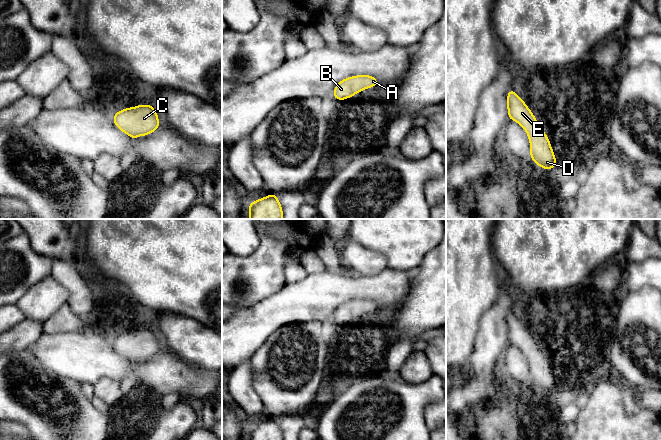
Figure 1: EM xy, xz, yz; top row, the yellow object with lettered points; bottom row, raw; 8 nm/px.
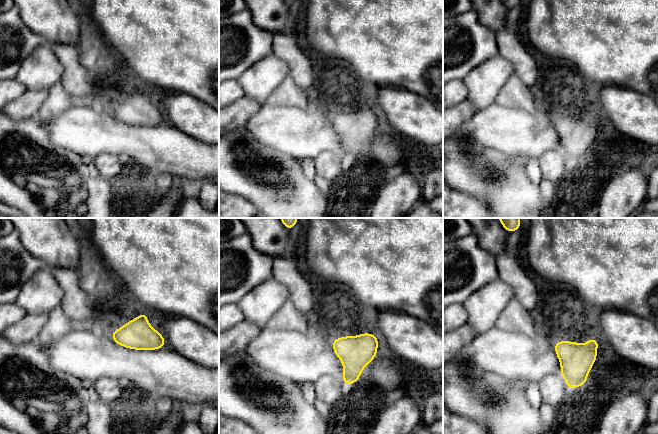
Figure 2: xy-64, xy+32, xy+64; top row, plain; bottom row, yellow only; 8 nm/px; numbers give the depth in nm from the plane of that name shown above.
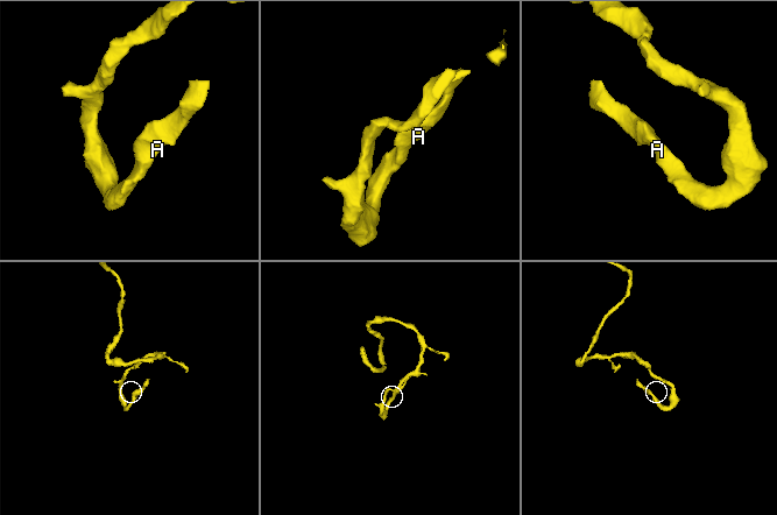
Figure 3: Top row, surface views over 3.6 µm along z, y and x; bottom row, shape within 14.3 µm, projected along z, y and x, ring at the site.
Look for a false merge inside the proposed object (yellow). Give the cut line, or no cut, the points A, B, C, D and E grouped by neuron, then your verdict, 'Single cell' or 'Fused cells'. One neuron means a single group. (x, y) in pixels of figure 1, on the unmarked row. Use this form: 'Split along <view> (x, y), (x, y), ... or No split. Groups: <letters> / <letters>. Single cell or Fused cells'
No split. Groups: A B C D E. Single cell

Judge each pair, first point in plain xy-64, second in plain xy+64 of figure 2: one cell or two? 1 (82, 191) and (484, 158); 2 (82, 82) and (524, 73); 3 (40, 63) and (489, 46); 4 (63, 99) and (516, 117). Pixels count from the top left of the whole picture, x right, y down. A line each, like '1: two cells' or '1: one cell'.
1: one cell
2: one cell
3: two cells
4: two cells

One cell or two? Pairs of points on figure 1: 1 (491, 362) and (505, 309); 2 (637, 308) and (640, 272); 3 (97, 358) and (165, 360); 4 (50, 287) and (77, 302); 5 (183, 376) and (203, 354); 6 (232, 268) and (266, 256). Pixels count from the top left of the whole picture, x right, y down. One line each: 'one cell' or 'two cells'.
1: one cell
2: two cells
3: one cell
4: two cells
5: two cells
6: one cell

